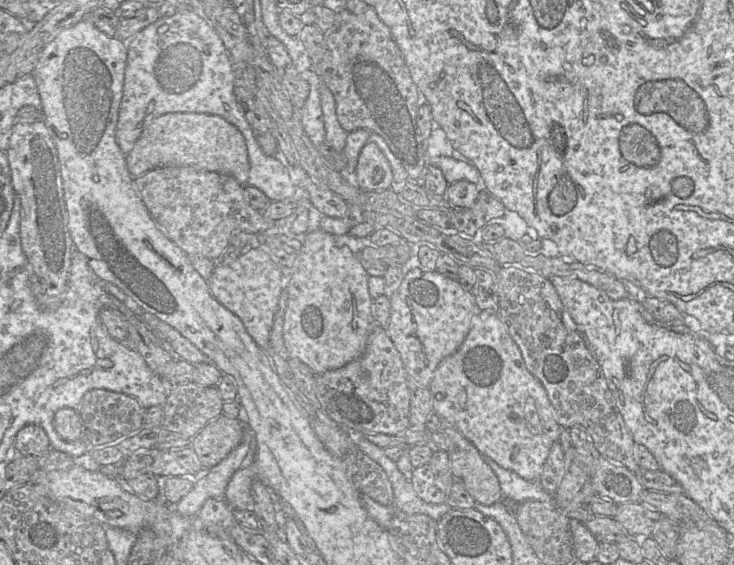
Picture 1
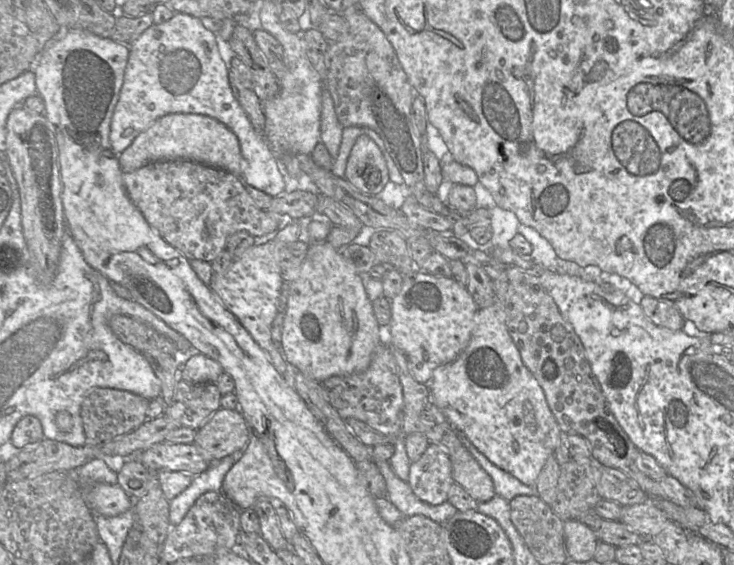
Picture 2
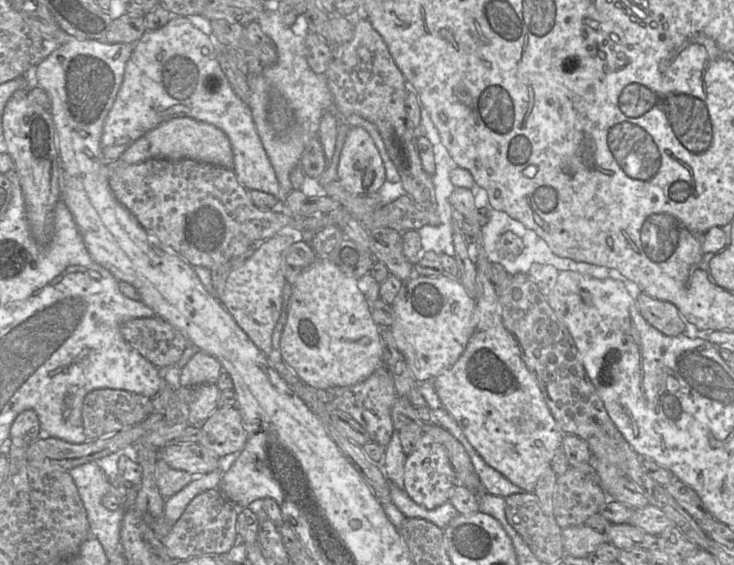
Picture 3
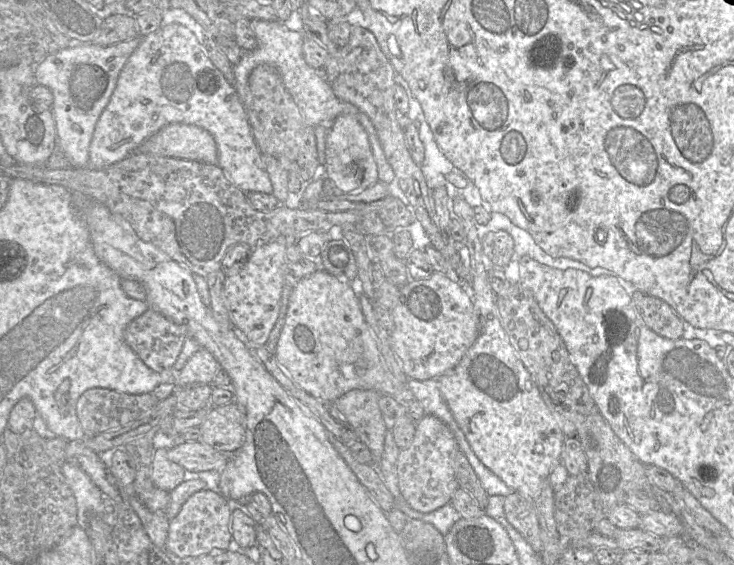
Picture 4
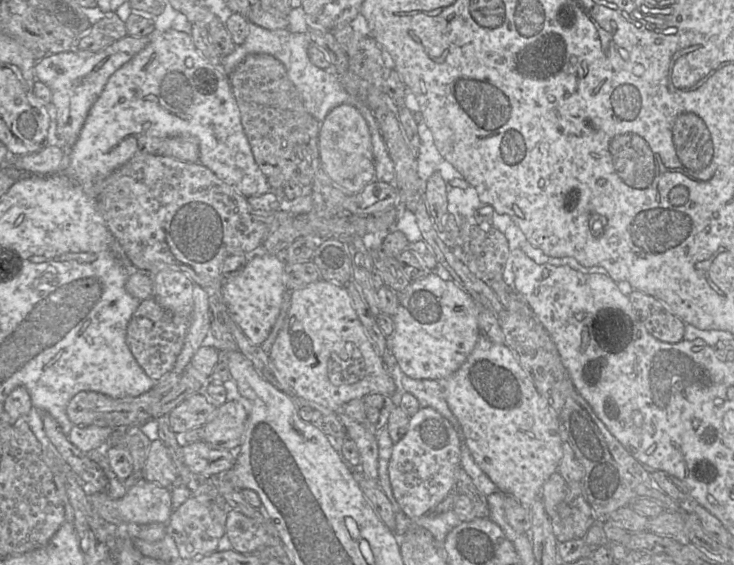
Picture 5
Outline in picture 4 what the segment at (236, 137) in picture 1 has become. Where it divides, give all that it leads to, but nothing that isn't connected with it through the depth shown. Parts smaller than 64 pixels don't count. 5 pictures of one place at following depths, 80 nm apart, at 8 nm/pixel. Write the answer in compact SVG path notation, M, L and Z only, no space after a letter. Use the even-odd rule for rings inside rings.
M170 123L149 136L134 152L217 165L212 135L195 125Z

